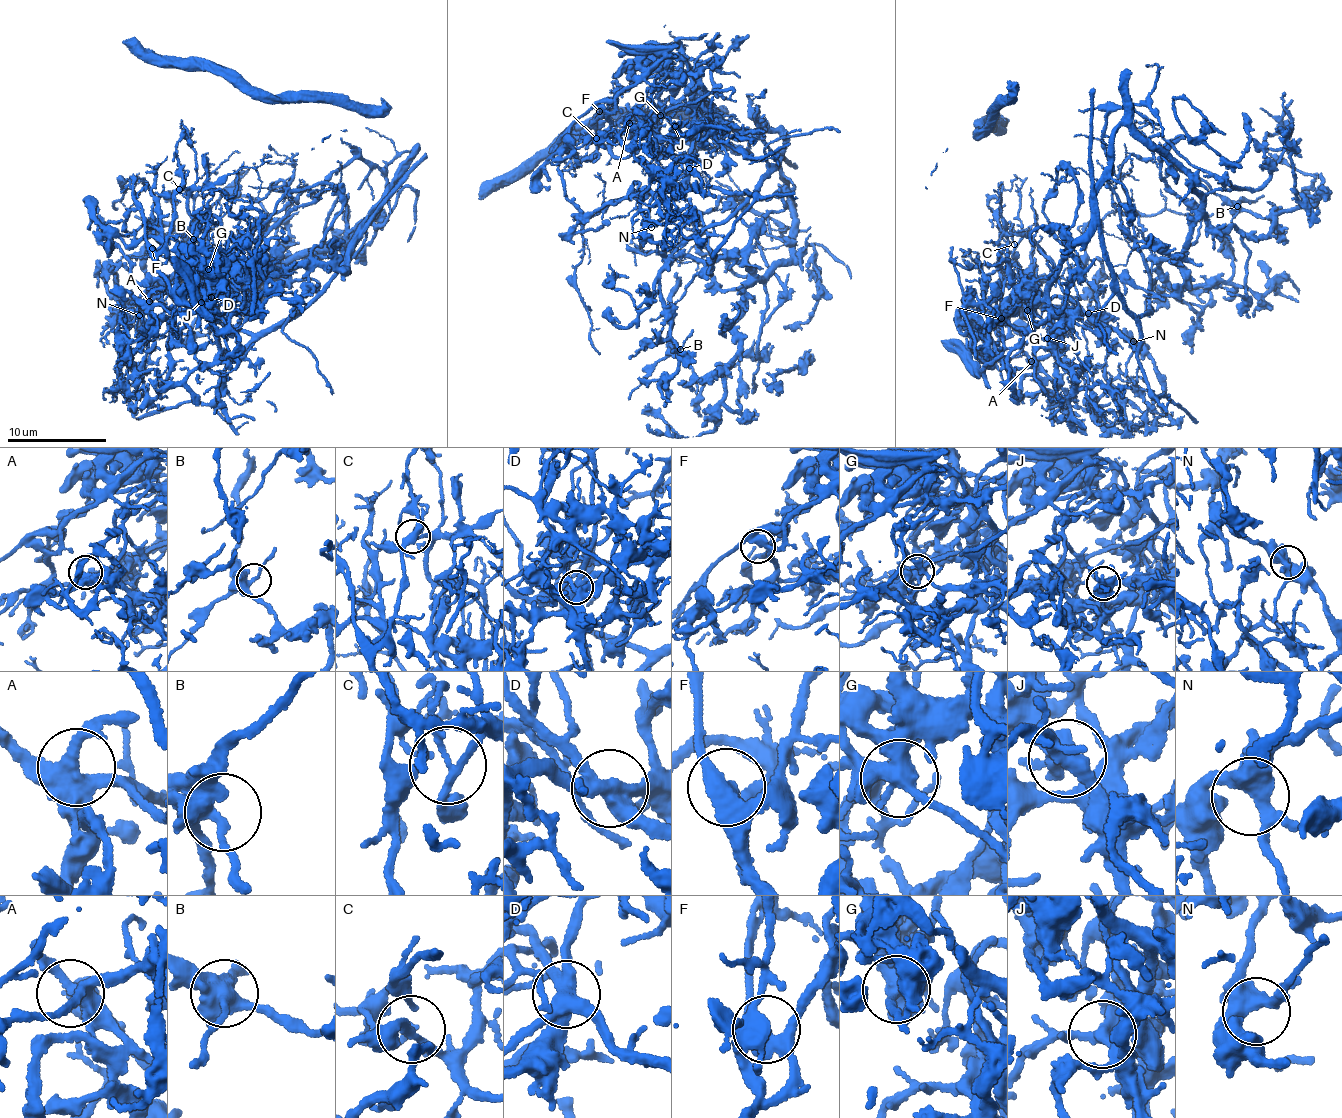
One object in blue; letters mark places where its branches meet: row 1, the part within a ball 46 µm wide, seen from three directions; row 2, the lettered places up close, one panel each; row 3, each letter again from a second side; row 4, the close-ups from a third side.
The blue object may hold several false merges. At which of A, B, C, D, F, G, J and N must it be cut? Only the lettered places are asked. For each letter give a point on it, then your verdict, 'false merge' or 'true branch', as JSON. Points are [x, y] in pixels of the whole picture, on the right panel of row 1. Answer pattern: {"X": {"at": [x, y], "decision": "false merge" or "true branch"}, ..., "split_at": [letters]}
{"A": {"at": [1031, 361], "decision": "false merge"}, "B": {"at": [1237, 206], "decision": "true branch"}, "C": {"at": [1014, 244], "decision": "false merge"}, "D": {"at": [1088, 313], "decision": "false merge"}, "F": {"at": [1001, 318], "decision": "true branch"}, "G": {"at": [1027, 310], "decision": "false merge"}, "J": {"at": [1047, 338], "decision": "false merge"}, "N": {"at": [1133, 341], "decision": "true branch"}, "split_at": ["A", "C", "D", "G", "J"]}

